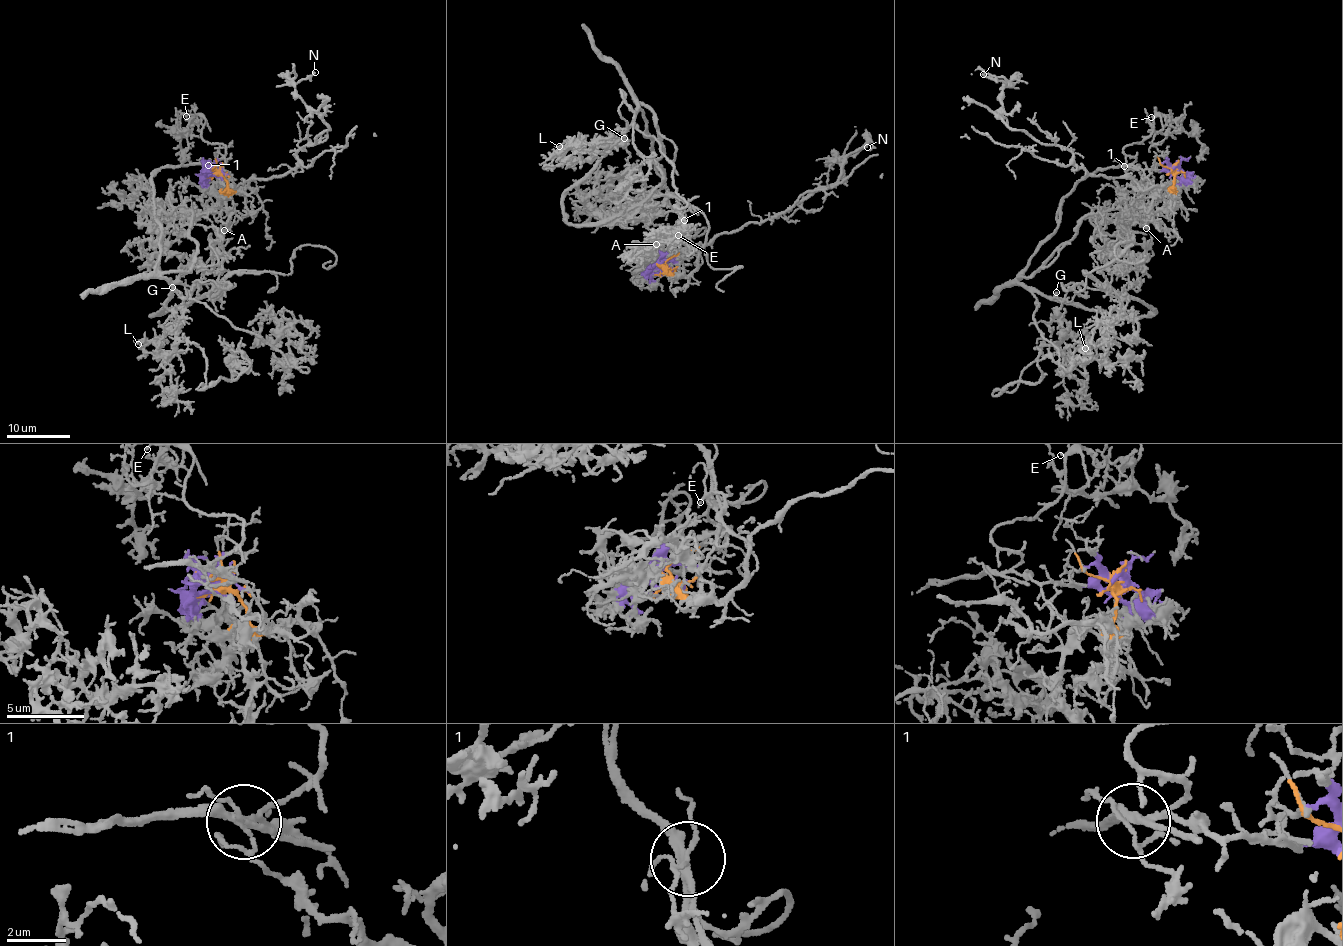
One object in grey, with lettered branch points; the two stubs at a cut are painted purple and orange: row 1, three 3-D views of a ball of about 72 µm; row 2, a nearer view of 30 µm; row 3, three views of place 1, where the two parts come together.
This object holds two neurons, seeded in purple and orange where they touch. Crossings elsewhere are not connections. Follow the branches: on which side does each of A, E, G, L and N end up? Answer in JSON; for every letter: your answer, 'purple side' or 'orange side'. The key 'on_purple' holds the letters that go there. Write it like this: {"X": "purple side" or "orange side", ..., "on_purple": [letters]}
{"A": "purple side", "E": "purple side", "G": "purple side", "L": "purple side", "N": "orange side", "on_purple": ["A", "E", "G", "L"]}

